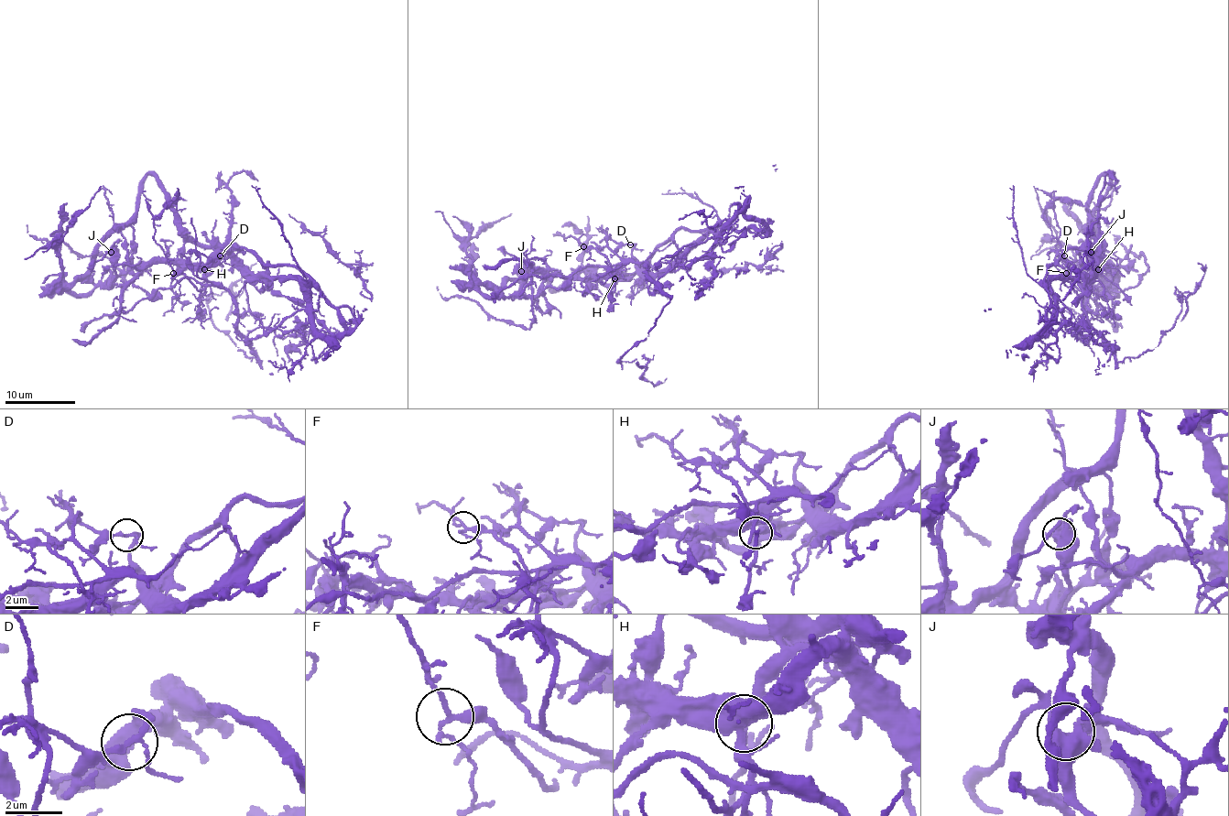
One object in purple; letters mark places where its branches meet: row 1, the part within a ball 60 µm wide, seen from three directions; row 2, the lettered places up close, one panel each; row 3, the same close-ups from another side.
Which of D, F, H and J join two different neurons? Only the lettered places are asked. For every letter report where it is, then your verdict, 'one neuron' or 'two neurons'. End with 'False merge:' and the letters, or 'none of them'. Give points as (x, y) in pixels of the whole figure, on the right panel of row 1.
D: (1064, 255) | two neurons
F: (1066, 273) | one neuron
H: (1098, 269) | one neuron
J: (1091, 252) | one neuron
False merge: D

